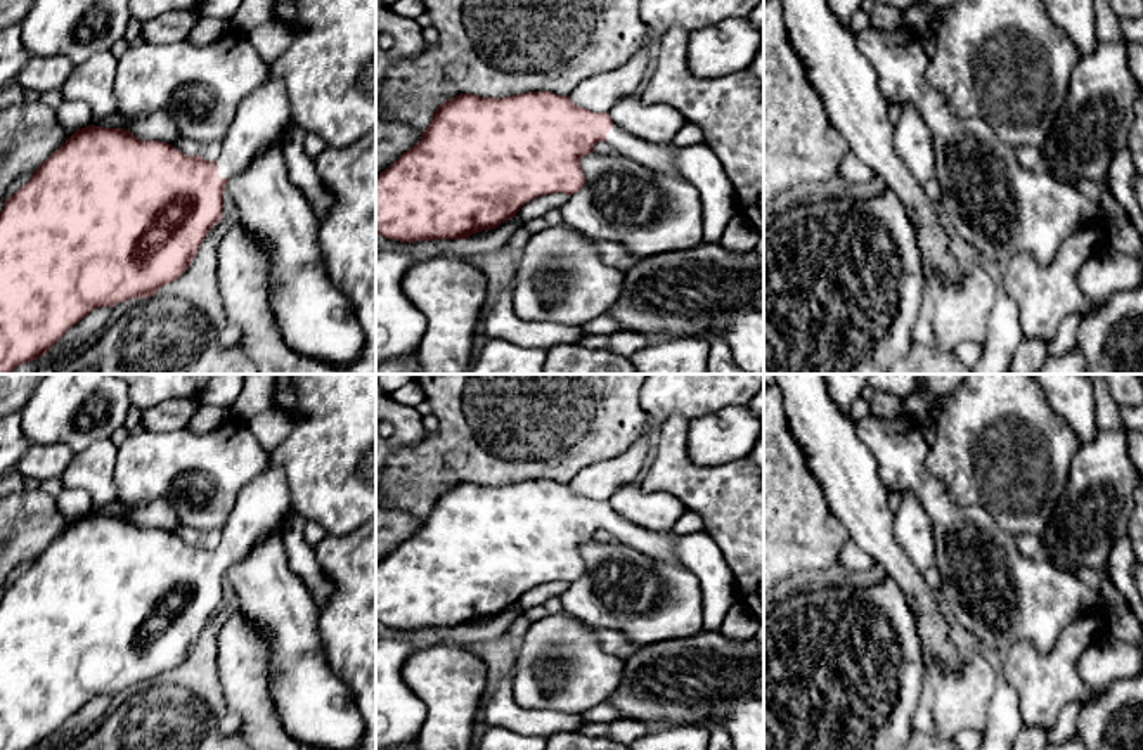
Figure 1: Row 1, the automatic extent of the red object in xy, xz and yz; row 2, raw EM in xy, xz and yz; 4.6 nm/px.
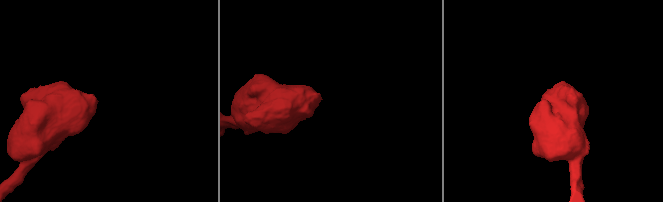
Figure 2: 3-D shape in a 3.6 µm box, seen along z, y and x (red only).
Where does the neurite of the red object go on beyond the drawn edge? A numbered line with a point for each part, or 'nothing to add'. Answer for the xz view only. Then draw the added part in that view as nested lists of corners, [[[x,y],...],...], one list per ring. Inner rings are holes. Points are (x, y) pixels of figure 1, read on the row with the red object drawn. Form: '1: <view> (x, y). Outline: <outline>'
1: xz (657, 156). Outline: [[[613,123],[611,130],[606,133],[606,144],[620,156],[634,159],[643,166],[651,170],[679,175],[675,165],[675,145],[674,144],[653,144],[637,139]]]

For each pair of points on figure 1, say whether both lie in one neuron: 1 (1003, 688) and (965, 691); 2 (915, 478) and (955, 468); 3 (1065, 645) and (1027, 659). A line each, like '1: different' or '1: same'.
1: different
2: different
3: same

